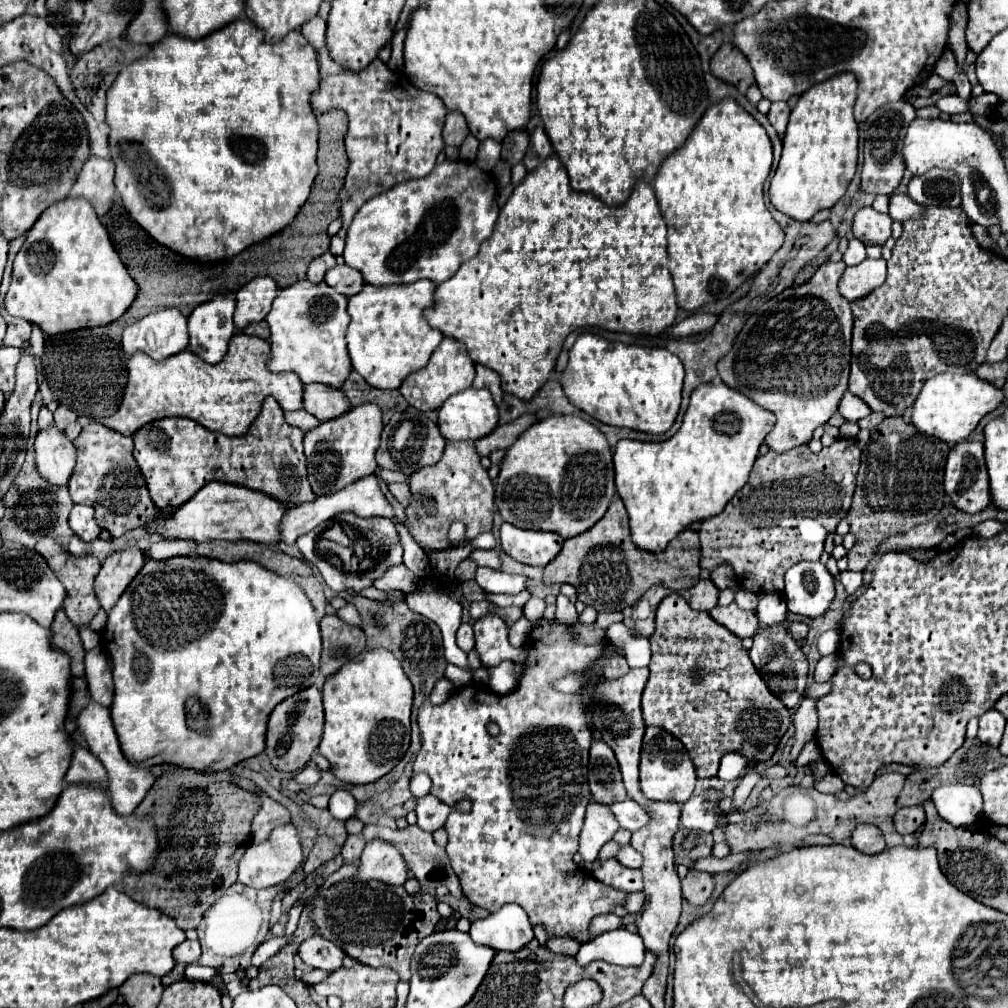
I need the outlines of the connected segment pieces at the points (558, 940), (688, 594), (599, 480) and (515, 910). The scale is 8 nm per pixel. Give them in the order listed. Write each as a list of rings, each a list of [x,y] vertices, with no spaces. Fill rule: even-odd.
[[[566,935],[566,937],[550,937],[546,945],[550,951],[560,953],[560,955],[576,955],[582,943],[578,943],[574,937]]]
[[[700,579],[692,589],[678,591],[692,609],[710,611],[718,601],[718,587],[710,579]]]
[[[552,415],[520,435],[500,465],[496,507],[504,521],[536,531],[554,531],[564,539],[590,529],[604,517],[614,489],[612,451],[604,433],[576,415]]]
[[[504,905],[484,919],[476,919],[470,927],[474,943],[488,945],[496,951],[516,951],[532,937],[532,923],[520,905]]]

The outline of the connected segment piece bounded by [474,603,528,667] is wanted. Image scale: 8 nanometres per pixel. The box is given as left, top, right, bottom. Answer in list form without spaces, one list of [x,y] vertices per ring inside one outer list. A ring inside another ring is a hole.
[[[490,603],[488,615],[474,621],[474,633],[476,633],[476,651],[482,659],[484,667],[494,667],[500,661],[511,660],[524,664],[528,652],[524,647],[510,647],[508,643],[508,625],[498,615],[498,605]]]

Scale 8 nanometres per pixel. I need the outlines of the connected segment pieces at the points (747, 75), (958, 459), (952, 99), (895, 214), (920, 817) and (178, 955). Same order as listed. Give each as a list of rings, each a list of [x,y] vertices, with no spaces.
[[[722,43],[710,59],[710,71],[714,77],[736,85],[740,93],[746,93],[746,89],[754,83],[752,67],[748,65],[748,59],[734,49],[734,43]]]
[[[962,441],[952,449],[952,453],[948,455],[948,461],[946,461],[944,489],[950,495],[950,501],[966,513],[978,513],[992,503],[990,483],[988,483],[988,473],[986,473],[986,463],[984,463],[984,443]]]
[[[950,95],[950,97],[940,99],[940,101],[936,103],[936,107],[938,107],[942,113],[954,115],[954,113],[964,113],[964,111],[968,111],[968,101],[962,101],[960,97]]]
[[[892,195],[890,197],[890,207],[888,213],[892,219],[896,221],[906,221],[910,217],[918,217],[922,211],[922,207],[918,203],[914,203],[908,195]]]
[[[922,805],[902,807],[902,809],[896,811],[894,827],[896,827],[896,831],[898,831],[900,835],[916,833],[922,823],[924,823],[924,807],[922,807]]]
[[[198,940],[182,941],[180,945],[176,945],[176,949],[172,951],[172,957],[176,963],[184,963],[184,965],[194,965],[200,959],[200,942]]]

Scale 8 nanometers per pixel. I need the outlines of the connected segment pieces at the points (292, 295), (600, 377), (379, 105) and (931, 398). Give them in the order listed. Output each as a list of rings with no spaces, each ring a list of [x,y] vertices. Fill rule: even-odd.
[[[306,279],[280,289],[266,323],[270,327],[270,371],[294,371],[302,383],[324,383],[340,387],[348,373],[352,371],[348,349],[346,349],[346,329],[350,315],[346,311],[346,297],[336,293],[330,285],[308,283]]]
[[[582,333],[576,343],[568,351],[568,365],[562,371],[560,385],[570,403],[590,417],[616,427],[628,427],[644,433],[664,433],[676,421],[680,409],[680,393],[684,381],[682,361],[670,353],[666,347],[642,347],[642,345],[626,345],[618,341],[608,341],[602,335]]]
[[[374,59],[358,73],[344,69],[342,73],[324,77],[320,87],[312,93],[310,105],[316,113],[342,109],[348,115],[348,133],[344,143],[350,167],[344,179],[344,189],[340,191],[342,229],[332,237],[330,245],[332,255],[342,255],[346,229],[358,207],[368,197],[384,193],[396,183],[424,177],[434,169],[436,157],[444,147],[442,127],[448,109],[438,95],[414,87],[408,79],[404,79],[404,75],[392,71],[380,59]],[[358,177],[362,177],[364,183],[356,199],[352,189],[358,183]]]
[[[940,373],[928,379],[920,395],[916,397],[912,405],[912,423],[916,425],[916,429],[920,429],[920,433],[940,437],[948,443],[958,443],[966,439],[976,429],[980,419],[986,413],[994,411],[1002,399],[1004,395],[1000,389],[994,389],[992,385],[988,385],[988,381],[978,379],[974,373]]]

